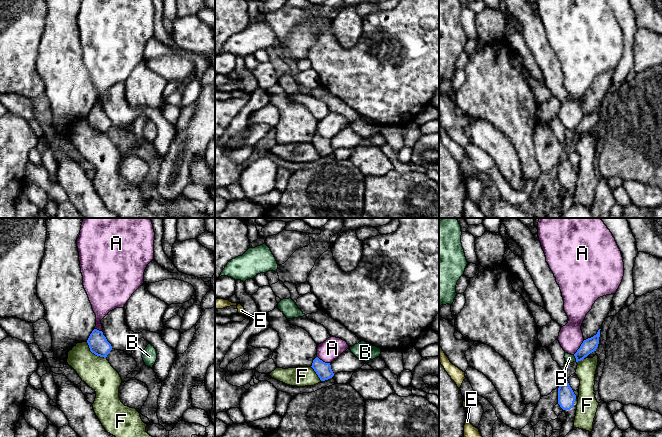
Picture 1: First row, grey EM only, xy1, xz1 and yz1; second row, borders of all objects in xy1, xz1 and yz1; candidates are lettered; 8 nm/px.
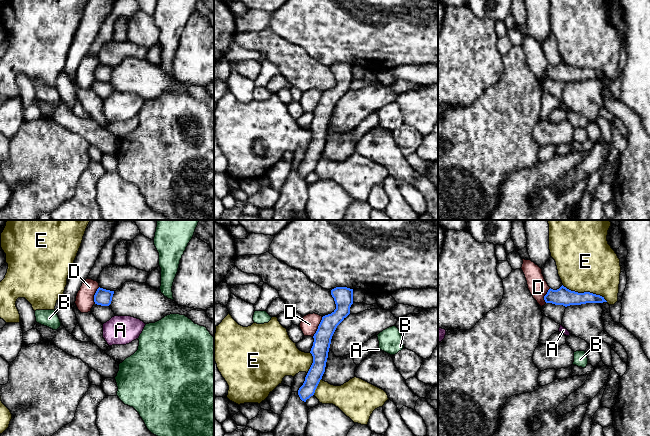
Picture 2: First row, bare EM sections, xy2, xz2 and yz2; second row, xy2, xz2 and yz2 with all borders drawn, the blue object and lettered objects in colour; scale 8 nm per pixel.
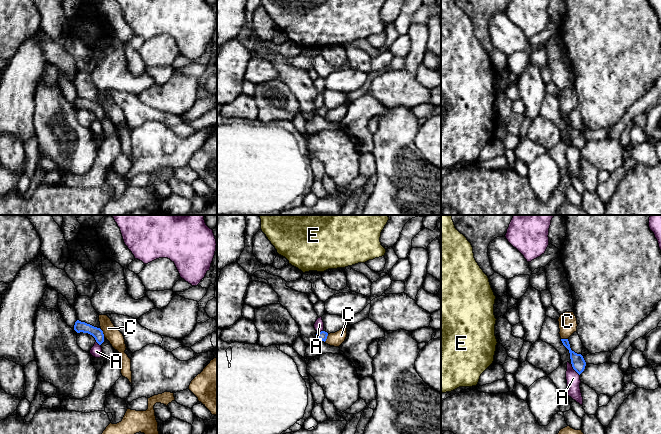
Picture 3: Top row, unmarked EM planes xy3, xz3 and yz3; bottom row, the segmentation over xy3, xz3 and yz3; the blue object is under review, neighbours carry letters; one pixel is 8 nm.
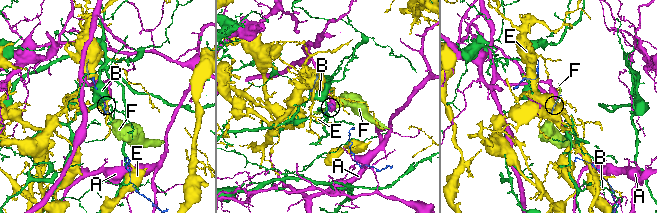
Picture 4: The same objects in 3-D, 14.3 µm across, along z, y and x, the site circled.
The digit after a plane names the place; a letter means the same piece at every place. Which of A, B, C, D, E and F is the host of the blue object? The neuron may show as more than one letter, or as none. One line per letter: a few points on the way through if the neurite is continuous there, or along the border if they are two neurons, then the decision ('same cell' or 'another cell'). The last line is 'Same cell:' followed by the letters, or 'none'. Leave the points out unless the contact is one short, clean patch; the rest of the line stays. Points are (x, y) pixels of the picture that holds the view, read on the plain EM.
A: same cell
B: along yz1 (573, 131), (576, 137) | another cell
C: along xy3 (100, 105), (104, 112) | another cell
D: along xz2 (322, 93), (316, 108), (312, 112) | another cell
E: another cell
F: another cell
Same cell: A

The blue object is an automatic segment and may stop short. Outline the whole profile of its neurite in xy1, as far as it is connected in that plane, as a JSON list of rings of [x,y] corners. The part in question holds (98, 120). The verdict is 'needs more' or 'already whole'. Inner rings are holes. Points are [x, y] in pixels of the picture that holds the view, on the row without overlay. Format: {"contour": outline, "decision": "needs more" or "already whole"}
{"contour": [[[97,105],[92,107],[87,119],[90,127],[100,133],[106,134],[109,128],[112,126],[112,122],[103,111],[103,108]]], "decision": "already whole"}

